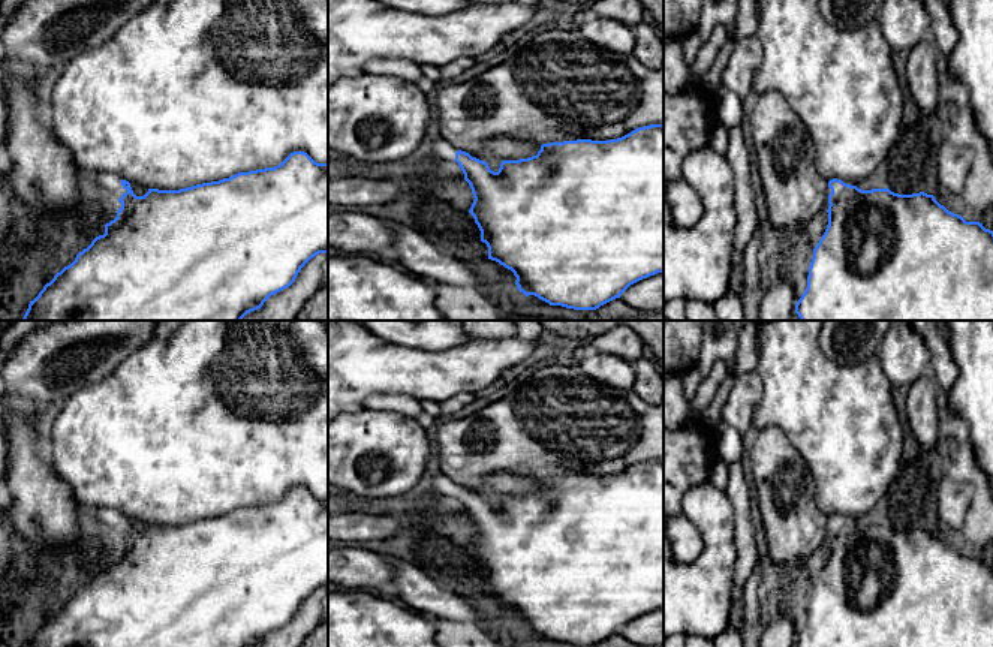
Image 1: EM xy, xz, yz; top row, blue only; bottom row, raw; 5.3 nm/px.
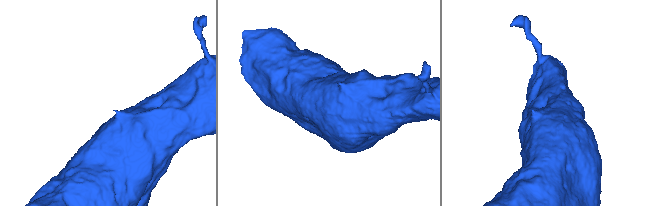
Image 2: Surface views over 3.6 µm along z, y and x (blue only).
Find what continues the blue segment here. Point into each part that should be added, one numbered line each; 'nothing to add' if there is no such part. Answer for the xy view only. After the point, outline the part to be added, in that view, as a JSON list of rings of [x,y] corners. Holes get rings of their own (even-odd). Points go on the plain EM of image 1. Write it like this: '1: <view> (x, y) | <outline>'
1: xy (105, 518) | [[[102,508],[91,515],[91,521],[96,527],[111,535],[120,535],[127,527],[121,521],[121,515],[123,514],[120,511],[111,508]]]

